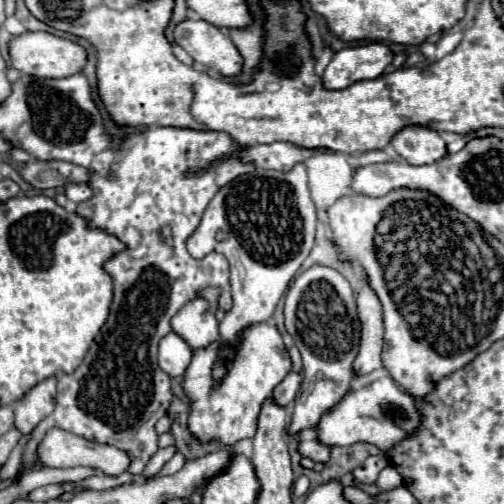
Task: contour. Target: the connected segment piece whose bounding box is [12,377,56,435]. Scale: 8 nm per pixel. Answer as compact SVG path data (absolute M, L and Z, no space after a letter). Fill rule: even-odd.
M50 377L38 383L26 397L16 401L14 407L14 427L22 435L30 435L36 425L54 411L56 397L56 379Z

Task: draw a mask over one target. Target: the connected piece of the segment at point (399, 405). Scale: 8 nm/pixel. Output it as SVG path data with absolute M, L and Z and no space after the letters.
M386 377L362 387L360 391L348 393L338 405L334 405L334 409L326 411L316 425L316 437L328 447L366 441L386 451L394 443L402 441L408 433L416 431L418 421L420 415L414 409L414 397L404 393L390 377Z

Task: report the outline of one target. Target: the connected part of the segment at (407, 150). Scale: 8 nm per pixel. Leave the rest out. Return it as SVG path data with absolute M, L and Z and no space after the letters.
M406 127L392 137L392 147L410 165L426 165L448 155L442 137L428 127Z

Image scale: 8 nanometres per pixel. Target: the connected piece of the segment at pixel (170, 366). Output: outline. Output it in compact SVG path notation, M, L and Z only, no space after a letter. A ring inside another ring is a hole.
M168 333L160 341L158 349L158 365L162 371L166 371L170 377L182 377L192 361L192 349L188 343L178 337L176 333Z

